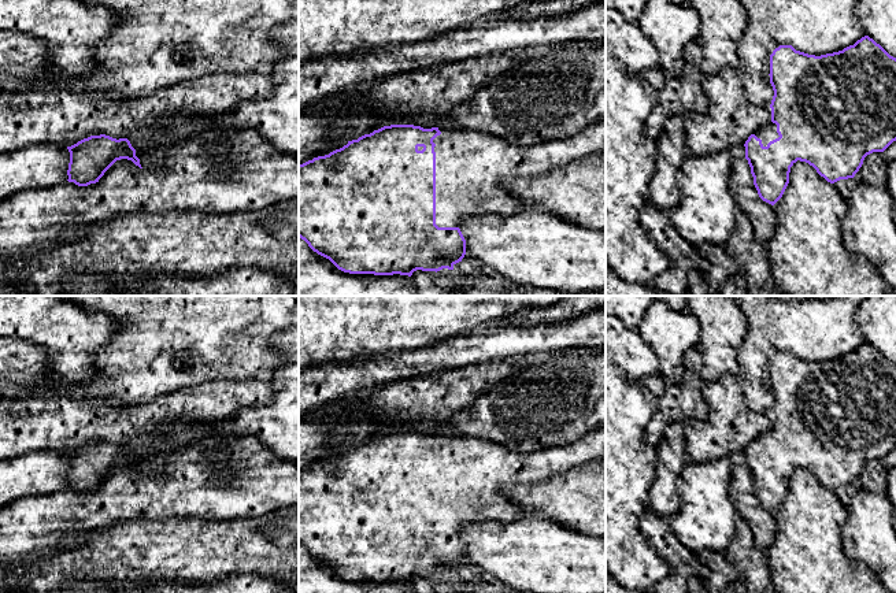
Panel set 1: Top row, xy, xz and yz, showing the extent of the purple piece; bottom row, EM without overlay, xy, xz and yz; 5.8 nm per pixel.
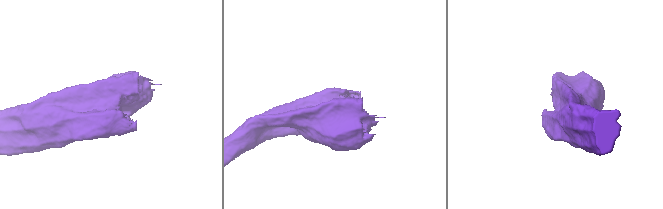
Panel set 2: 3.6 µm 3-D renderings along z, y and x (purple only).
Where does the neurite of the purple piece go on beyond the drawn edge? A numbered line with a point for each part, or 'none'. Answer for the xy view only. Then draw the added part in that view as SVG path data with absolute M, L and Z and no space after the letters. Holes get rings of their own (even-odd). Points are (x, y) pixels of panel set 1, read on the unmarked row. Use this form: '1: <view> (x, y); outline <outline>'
1: xy (276, 425); outline M299 326L277 331L271 337L270 346L281 355L278 367L266 378L274 389L270 403L241 409L227 420L195 425L177 423L171 431L159 431L155 436L147 434L129 440L126 445L136 456L140 471L144 471L148 459L155 456L164 457L170 452L199 440L203 434L211 433L214 429L218 429L223 434L256 437L279 460L299 462Z

